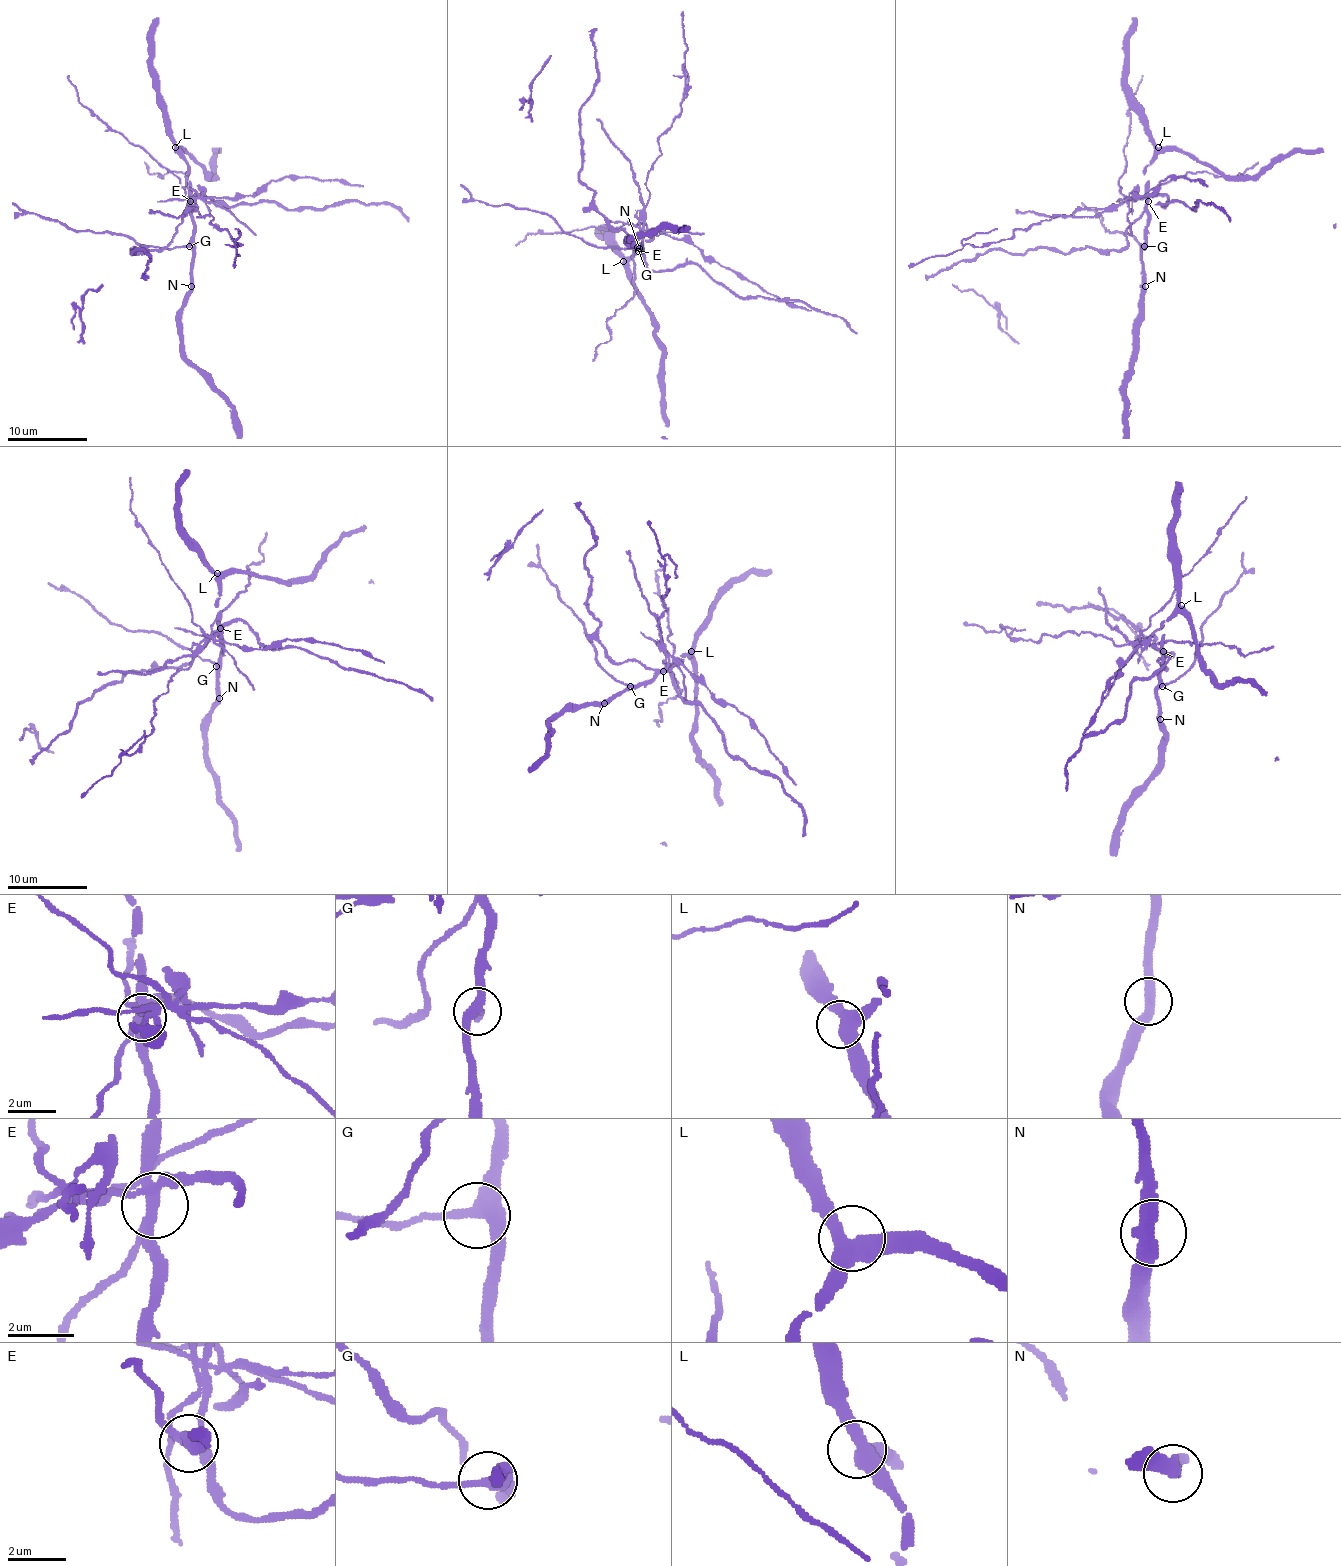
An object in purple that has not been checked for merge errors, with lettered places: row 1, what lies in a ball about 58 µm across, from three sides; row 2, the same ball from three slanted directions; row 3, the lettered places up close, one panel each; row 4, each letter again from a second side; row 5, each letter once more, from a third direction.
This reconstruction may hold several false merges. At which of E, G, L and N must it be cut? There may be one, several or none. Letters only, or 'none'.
E

